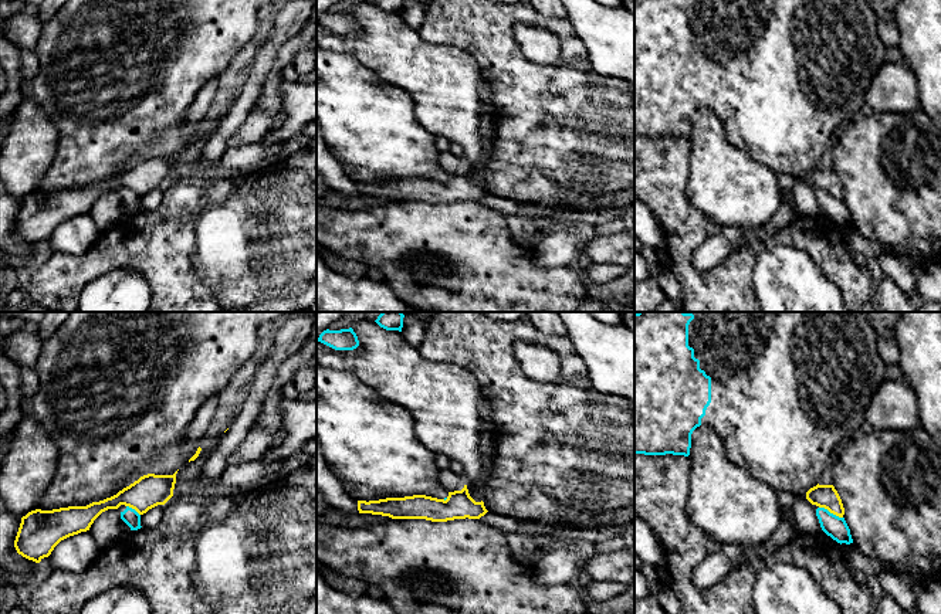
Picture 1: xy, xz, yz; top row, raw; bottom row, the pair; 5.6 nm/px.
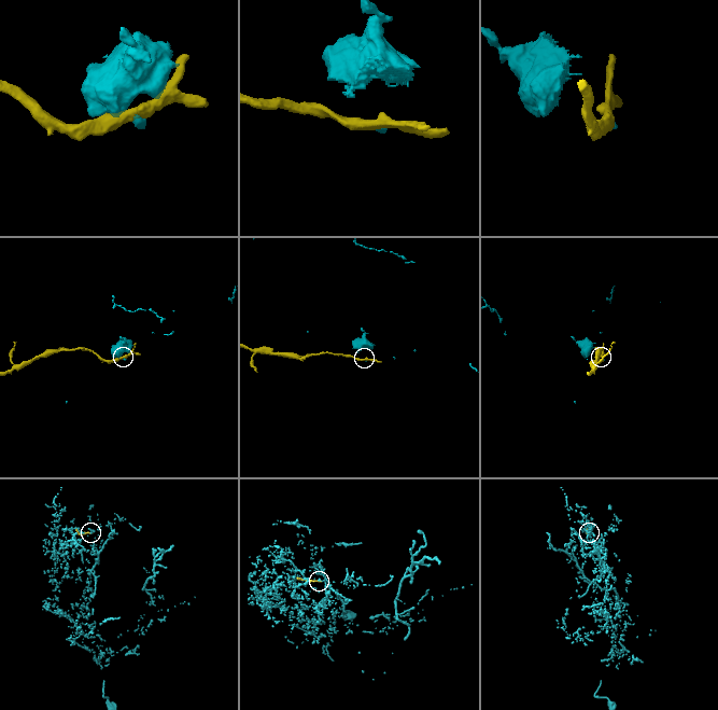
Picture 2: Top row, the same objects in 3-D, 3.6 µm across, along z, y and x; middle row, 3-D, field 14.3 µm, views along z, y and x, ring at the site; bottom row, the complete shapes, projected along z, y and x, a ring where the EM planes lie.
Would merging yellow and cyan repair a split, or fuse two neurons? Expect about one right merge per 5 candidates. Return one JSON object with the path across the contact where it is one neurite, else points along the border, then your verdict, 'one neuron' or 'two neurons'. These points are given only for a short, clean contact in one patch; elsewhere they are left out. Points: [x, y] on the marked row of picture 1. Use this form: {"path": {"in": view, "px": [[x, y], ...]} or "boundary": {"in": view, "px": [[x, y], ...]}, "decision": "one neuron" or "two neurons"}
{"boundary": {"in": "yz", "px": [[819, 506], [842, 518]]}, "decision": "two neurons"}

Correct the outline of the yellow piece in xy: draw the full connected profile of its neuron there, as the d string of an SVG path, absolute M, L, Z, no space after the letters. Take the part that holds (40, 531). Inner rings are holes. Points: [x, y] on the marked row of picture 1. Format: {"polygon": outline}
{"polygon": "M177 471L173 475L143 475L116 495L87 506L31 510L21 518L14 547L23 557L40 563L61 540L89 530L94 520L108 509L125 505L143 515L165 505L173 496L176 474Z"}

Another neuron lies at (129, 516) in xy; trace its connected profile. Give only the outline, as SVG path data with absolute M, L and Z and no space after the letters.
M121 505L118 510L121 512L121 519L131 528L131 530L138 530L142 528L141 515L135 509Z

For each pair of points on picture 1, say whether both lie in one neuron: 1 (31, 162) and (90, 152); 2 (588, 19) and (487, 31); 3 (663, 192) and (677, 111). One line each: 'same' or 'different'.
1: different
2: different
3: different

